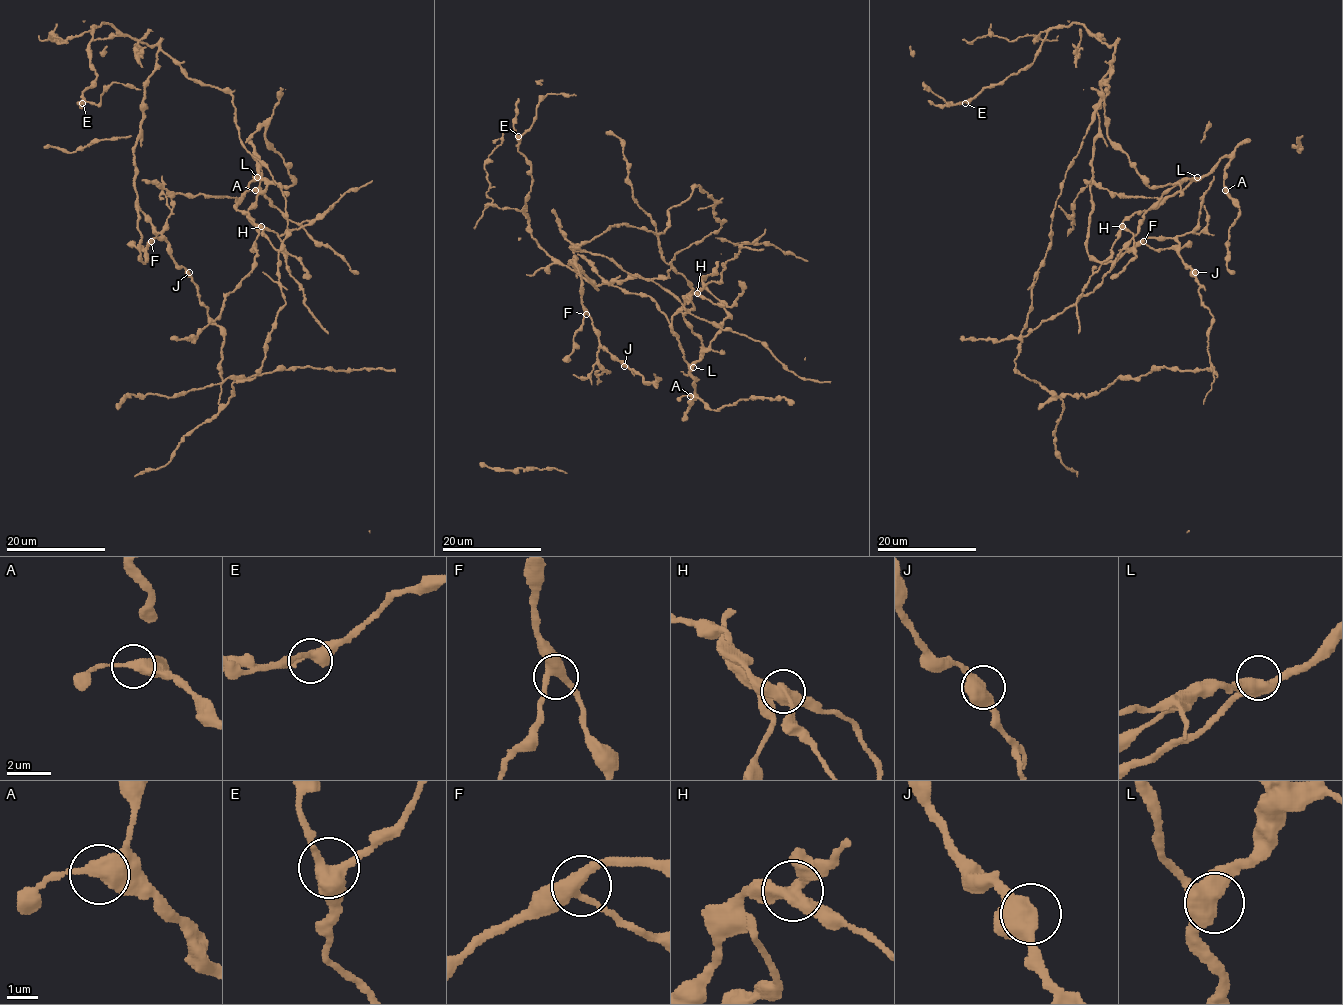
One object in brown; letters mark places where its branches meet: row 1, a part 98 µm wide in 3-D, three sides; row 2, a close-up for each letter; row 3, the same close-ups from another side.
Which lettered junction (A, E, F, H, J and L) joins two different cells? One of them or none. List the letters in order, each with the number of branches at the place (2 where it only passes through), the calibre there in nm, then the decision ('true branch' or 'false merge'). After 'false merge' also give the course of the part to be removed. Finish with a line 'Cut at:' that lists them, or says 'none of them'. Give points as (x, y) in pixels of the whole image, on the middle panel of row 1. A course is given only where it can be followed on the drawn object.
A: 3 branches meet; 440 nm thick; true branch
E: 3 branches meet; 400 nm thick; true branch
F: 3 branches meet; 400 nm thick; true branch
H: 3 branches meet; 420 nm thick; false merge; foreign part runs (696, 293), (710, 282), (720, 281), (725, 263), (738, 253), (741, 247), (763, 248)
J: 3 branches meet; 460 nm thick; true branch
L: 3 branches meet; 460 nm thick; true branch
Cut at: H

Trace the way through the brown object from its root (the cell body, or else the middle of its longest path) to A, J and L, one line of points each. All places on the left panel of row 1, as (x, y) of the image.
A: (235, 112), (229, 93), (195, 83), (159, 51), (144, 88), (134, 179), (240, 198), (258, 157), (255, 190)
J: (235, 112), (229, 93), (195, 83), (157, 53), (133, 153), (139, 257), (163, 237), (189, 272)
L: (235, 112), (229, 93), (195, 83), (159, 51), (144, 88), (134, 179), (175, 193), (240, 198), (257, 177)

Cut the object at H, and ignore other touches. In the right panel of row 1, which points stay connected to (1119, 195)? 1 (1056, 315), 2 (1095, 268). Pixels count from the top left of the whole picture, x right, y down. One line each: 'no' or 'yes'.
1: yes
2: no

